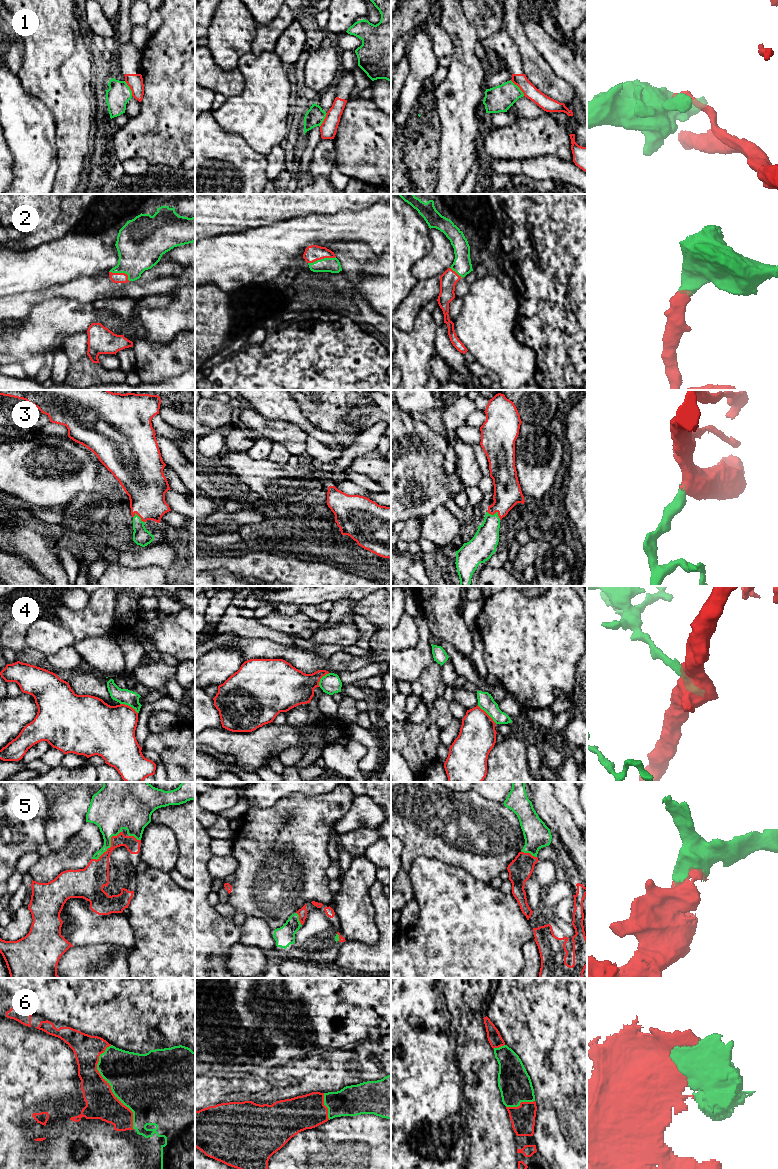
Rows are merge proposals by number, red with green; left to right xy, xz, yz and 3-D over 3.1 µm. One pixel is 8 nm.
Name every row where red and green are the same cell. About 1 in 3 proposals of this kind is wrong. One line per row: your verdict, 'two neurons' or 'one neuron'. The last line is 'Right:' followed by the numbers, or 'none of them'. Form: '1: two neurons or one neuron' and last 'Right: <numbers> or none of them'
1: two neurons
2: one neuron
3: one neuron
4: two neurons
5: one neuron
6: one neuron
Right: 2, 3, 5, 6

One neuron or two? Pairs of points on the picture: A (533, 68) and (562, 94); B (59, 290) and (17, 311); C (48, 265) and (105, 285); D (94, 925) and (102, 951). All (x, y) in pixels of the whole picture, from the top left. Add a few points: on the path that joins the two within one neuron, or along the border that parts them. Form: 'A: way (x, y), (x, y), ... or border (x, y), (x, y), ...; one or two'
A: way (540, 74), (555, 87); one
B: way (49, 293), (27, 301); one
C: border (104, 271), (96, 275), (80, 276), (59, 285); two
D: border (123, 946), (89, 944), (77, 947); two

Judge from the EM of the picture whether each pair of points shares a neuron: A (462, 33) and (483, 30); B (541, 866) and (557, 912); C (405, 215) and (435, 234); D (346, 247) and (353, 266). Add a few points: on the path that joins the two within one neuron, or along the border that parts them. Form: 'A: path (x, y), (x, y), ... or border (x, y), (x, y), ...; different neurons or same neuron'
A: border (462, 11), (479, 40); different neurons
B: path (541, 877), (554, 890), (557, 895), (557, 901); same neuron
C: border (430, 229), (431, 249), (427, 253); different neurons
D: path (351, 252), (354, 255), (354, 261); same neuron

